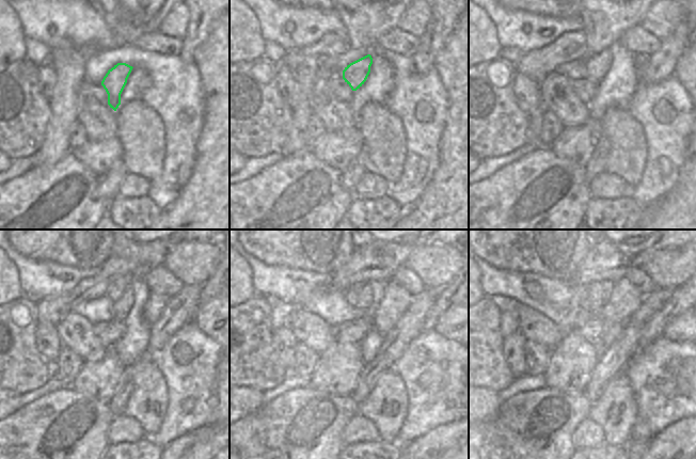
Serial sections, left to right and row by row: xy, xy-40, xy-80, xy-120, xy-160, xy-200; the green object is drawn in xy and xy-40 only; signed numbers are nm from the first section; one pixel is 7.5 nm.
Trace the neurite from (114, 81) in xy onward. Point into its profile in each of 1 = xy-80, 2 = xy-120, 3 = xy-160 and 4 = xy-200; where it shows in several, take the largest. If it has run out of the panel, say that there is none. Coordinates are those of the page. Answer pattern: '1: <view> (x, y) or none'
1: xy-80 (597, 64)
2: xy-120 (123, 300)
3: xy-160 (361, 301)
4: xy-200 (597, 293)

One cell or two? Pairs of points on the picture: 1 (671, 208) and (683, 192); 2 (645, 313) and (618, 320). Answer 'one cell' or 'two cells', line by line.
1: one cell
2: two cells

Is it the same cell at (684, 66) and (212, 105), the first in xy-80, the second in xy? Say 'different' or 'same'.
same

